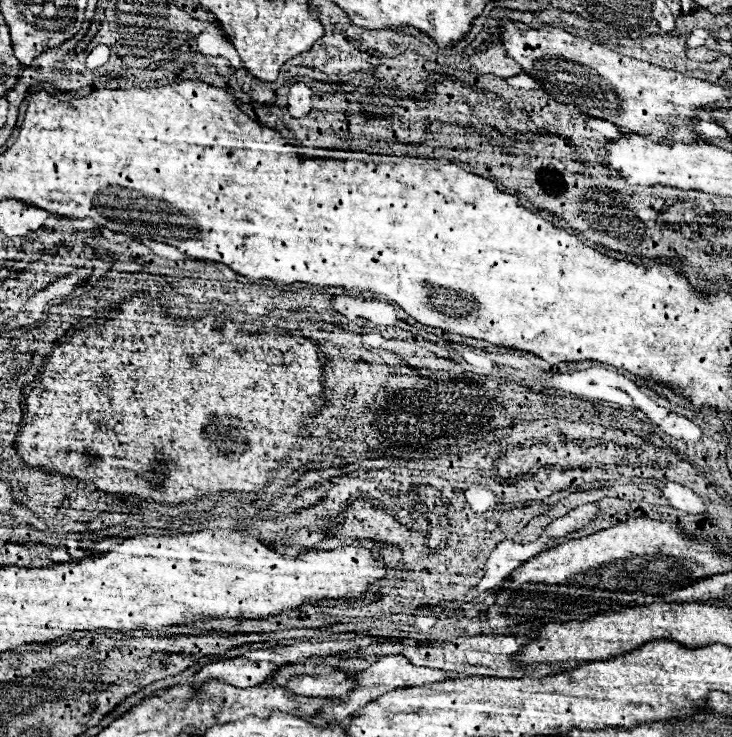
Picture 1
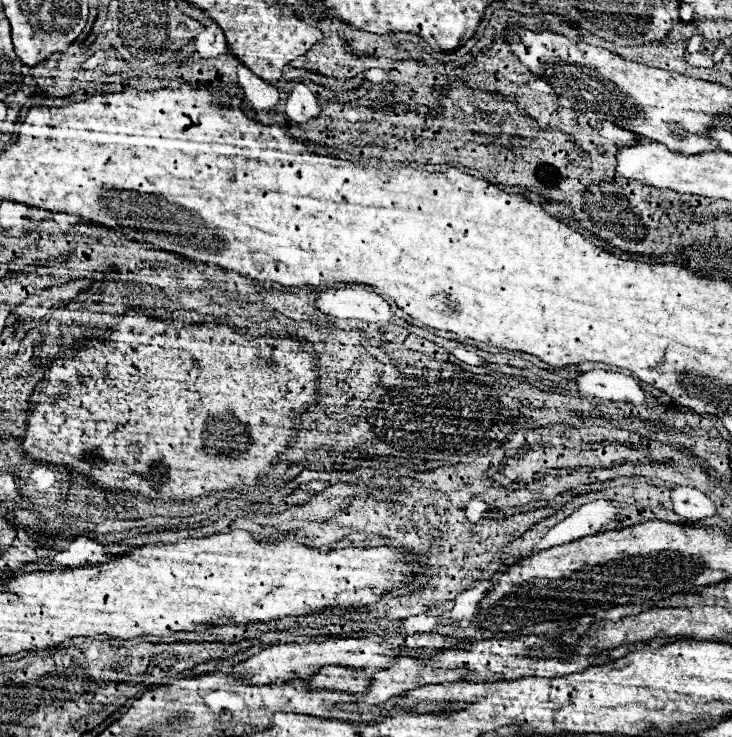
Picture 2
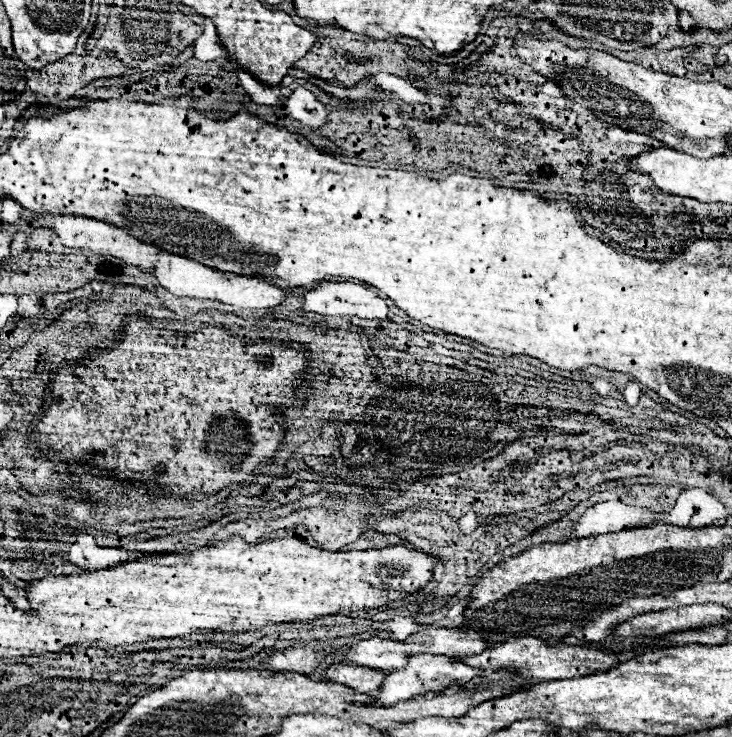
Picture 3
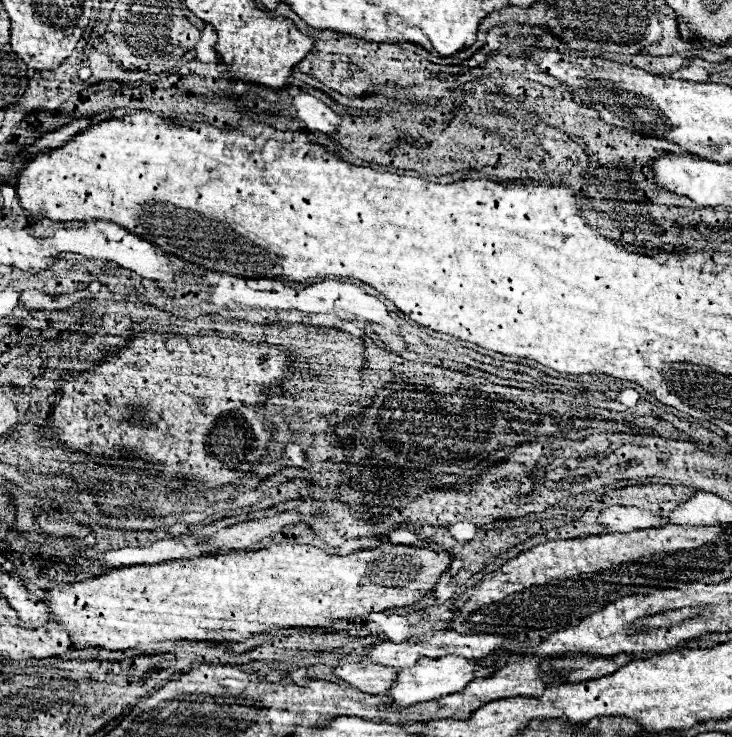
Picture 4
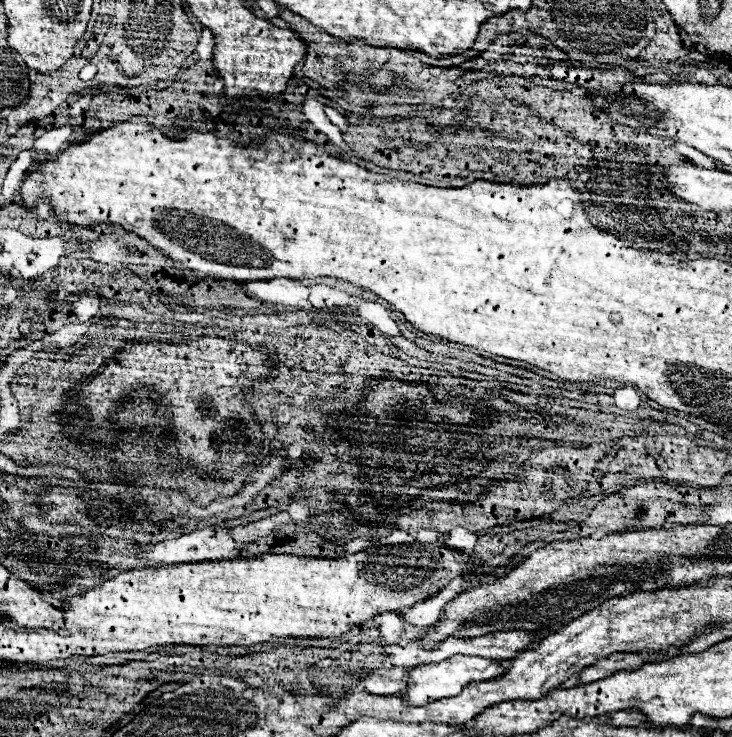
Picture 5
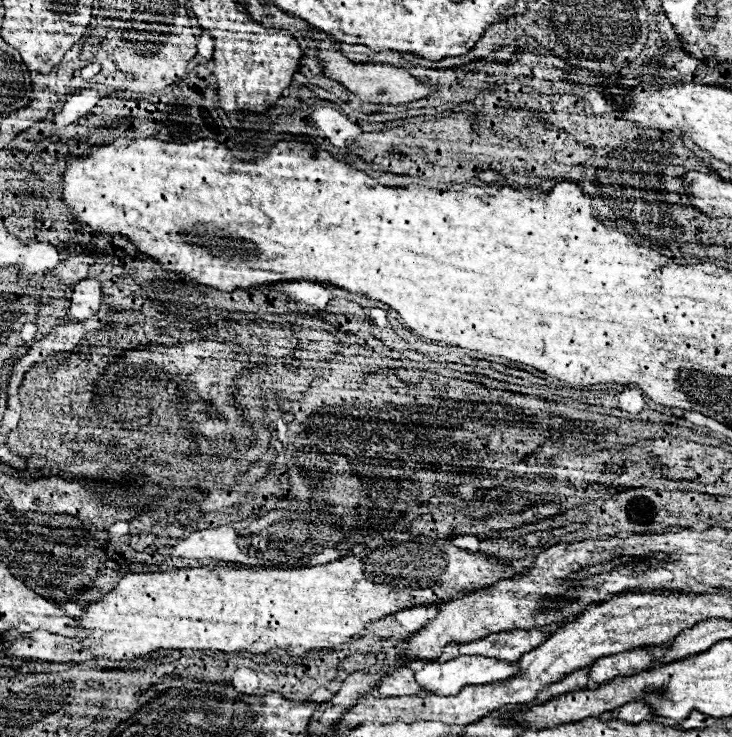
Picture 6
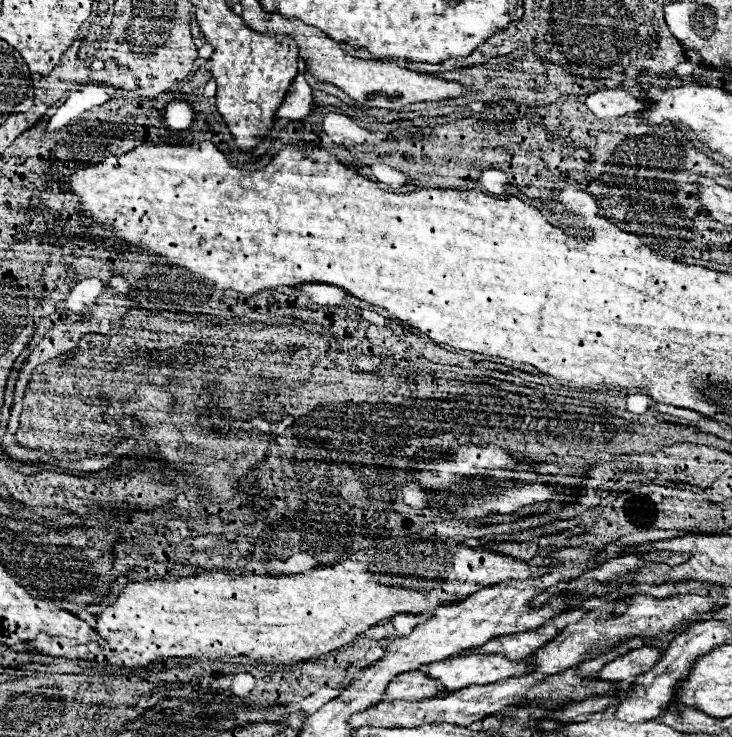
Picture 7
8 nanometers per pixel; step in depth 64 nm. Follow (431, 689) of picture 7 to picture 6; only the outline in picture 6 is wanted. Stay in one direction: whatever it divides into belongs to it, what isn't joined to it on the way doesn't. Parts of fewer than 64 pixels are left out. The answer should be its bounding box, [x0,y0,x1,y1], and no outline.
[376,668,424,698]

